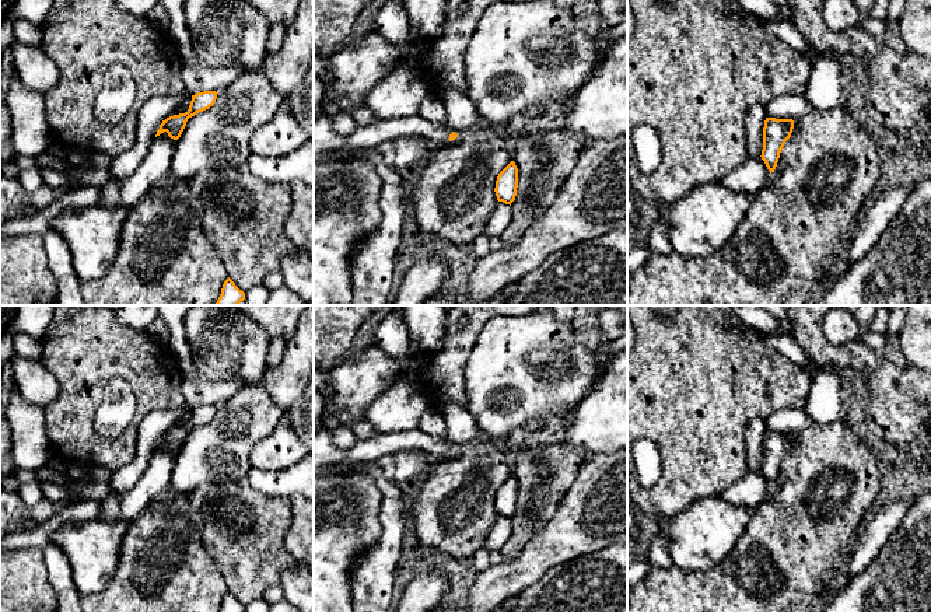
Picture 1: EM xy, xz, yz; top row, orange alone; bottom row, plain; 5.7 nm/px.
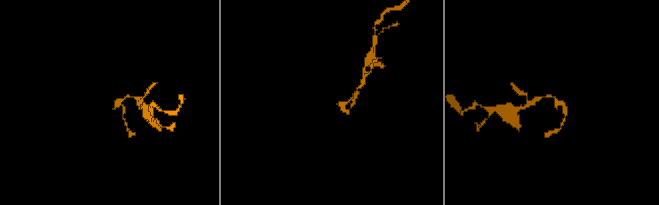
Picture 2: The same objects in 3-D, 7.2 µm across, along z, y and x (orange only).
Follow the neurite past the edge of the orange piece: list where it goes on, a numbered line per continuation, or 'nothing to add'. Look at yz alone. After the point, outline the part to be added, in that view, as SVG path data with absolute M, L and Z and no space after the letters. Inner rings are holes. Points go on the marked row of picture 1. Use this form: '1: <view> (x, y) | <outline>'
nothing to add

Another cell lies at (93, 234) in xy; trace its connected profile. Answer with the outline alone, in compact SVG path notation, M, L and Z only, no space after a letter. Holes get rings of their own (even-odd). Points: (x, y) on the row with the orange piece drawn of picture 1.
M130 207L66 209L50 223L69 245L80 281L105 276L115 262Z

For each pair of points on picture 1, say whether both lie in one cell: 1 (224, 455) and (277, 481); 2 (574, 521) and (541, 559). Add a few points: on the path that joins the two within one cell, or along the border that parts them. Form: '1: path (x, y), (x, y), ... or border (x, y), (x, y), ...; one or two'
1: border (252, 467), (245, 479); two
2: path (567, 531), (549, 549); one

